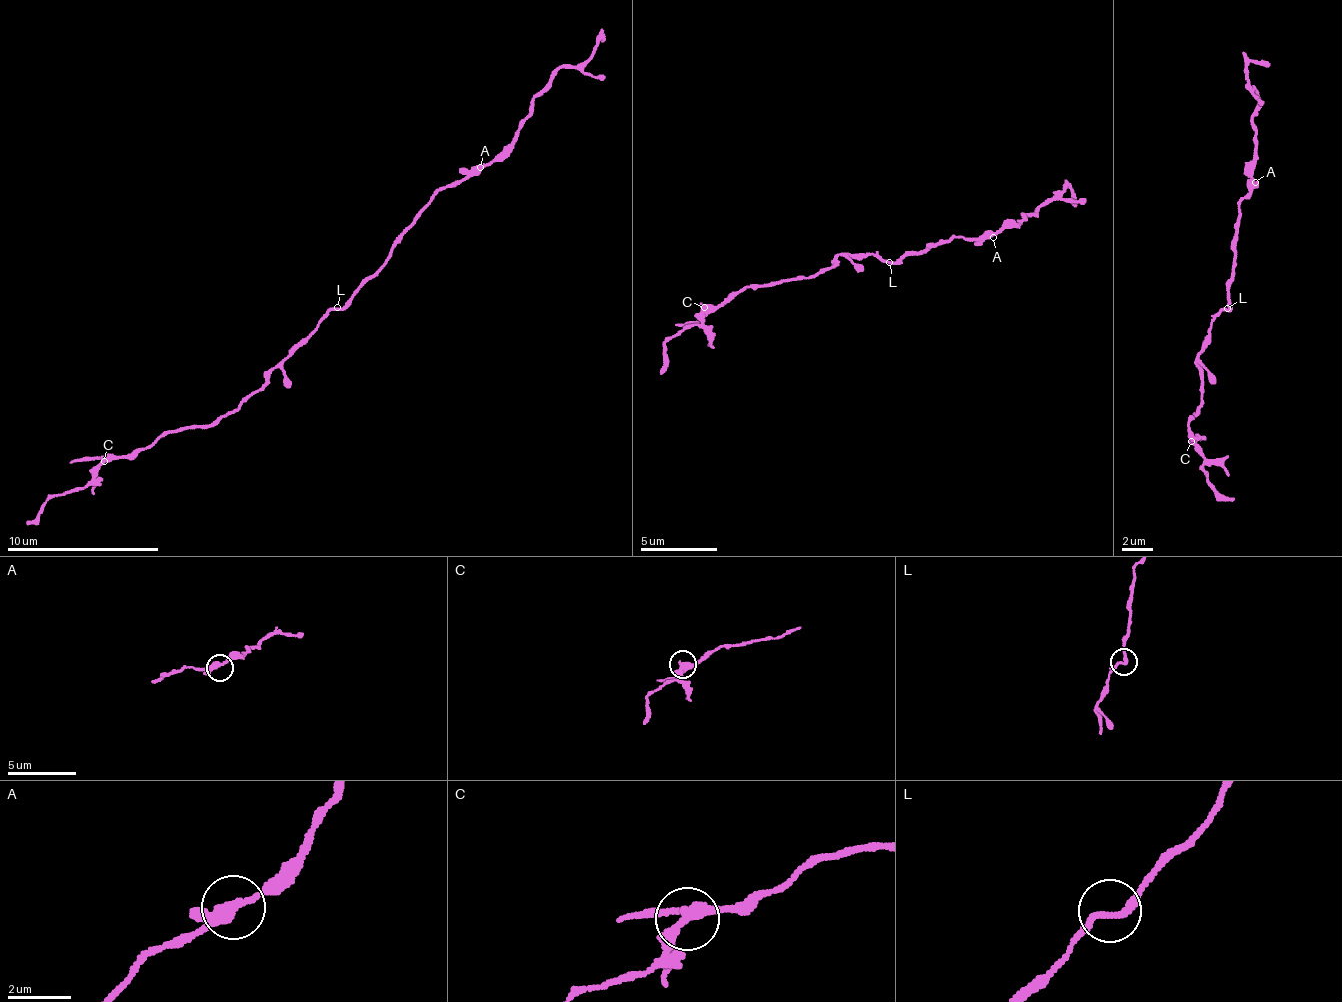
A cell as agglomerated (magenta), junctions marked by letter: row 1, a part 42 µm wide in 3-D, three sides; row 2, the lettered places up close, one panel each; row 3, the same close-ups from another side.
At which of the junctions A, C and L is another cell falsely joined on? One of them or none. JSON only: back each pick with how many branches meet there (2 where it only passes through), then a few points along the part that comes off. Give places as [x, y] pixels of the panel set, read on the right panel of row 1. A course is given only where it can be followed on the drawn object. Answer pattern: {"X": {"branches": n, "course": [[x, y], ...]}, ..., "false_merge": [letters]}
{"C": {"branches": 3, "course": [[1191, 442], [1204, 472], [1232, 500]]}, "false_merge": ["C"]}

